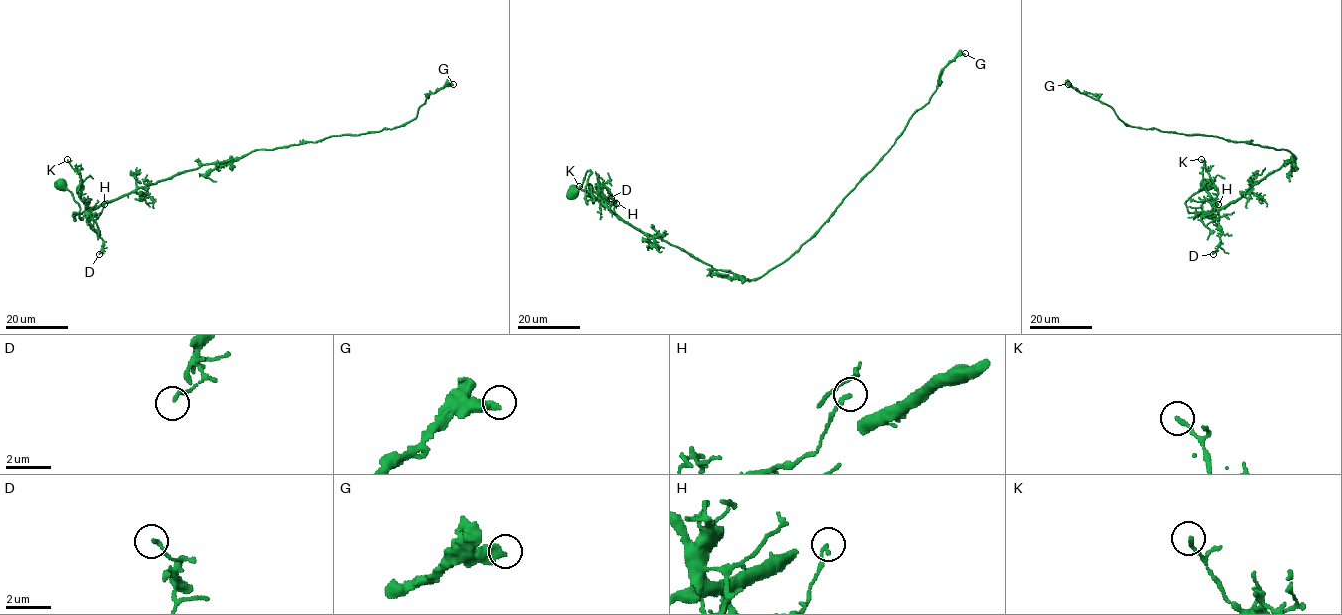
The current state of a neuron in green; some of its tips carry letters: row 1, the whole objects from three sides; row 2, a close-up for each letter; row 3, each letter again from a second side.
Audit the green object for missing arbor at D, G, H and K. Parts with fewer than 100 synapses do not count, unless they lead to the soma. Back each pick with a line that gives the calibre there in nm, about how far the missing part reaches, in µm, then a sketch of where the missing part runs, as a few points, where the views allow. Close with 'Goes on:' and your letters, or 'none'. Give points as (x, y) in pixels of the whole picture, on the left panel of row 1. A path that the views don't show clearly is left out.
Goes on: none

